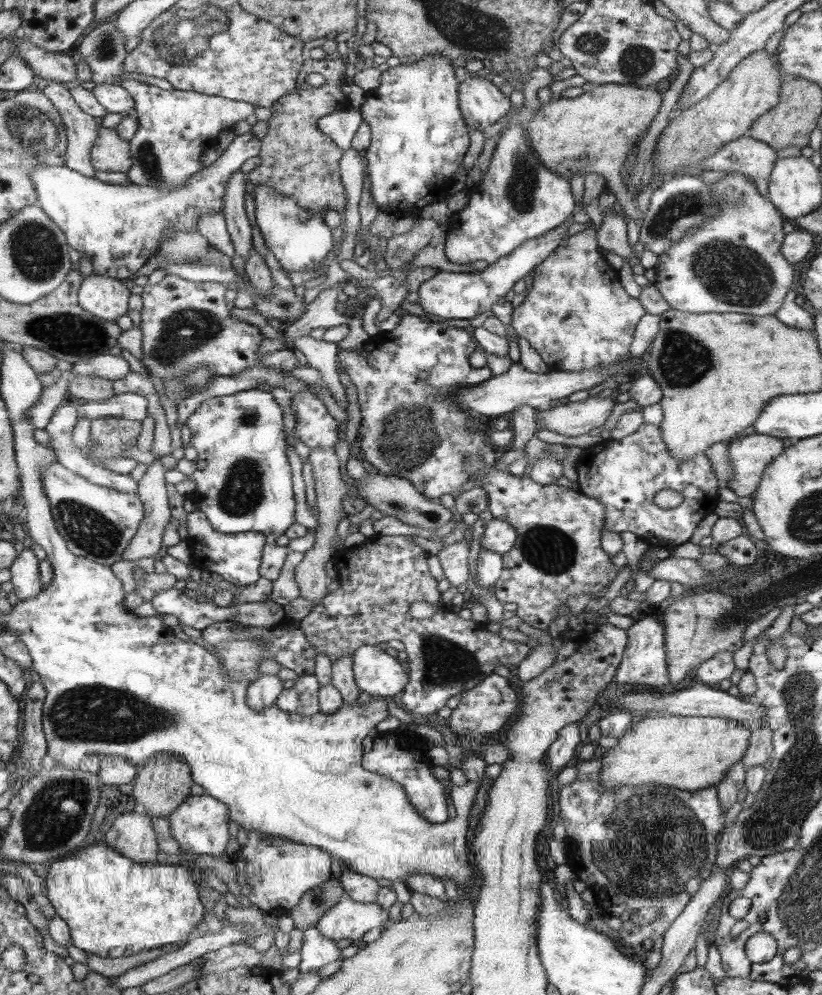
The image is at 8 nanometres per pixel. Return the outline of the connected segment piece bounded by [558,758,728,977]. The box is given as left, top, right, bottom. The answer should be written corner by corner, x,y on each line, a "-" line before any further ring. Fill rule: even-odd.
586,759
582,761
575,761
573,764
578,770
578,776
572,783
564,785
564,787
559,790
560,800
558,800
558,804
560,806
559,818
562,819
566,830
564,842
567,864
570,868
572,868
572,872
576,874
575,880
578,880
580,883
584,881
587,888
590,888
590,890
594,892
596,902
595,907
597,907
601,913
607,913
608,915
618,917
622,920
622,928
618,930
620,940
624,942
626,947
630,947
638,953
641,958
642,965
646,967
646,975
650,977
652,976
652,971
658,968
660,961
662,961
662,939
664,939
664,933
666,933
666,930
670,929
670,926
677,920
680,913
684,911
684,908
690,902
694,893
697,892
700,883
703,880
706,880
713,873
715,860
717,859
717,842
719,841
719,833
725,827
728,819
726,818
726,814
723,814
721,802
719,801
715,787
698,789
696,792
684,791
679,788
669,786
648,786
648,784
645,784
644,786
622,785
620,787
605,789
600,778
601,766
603,765
602,759
-
630,898
650,898
650,900
654,901
656,906
674,906
674,908
664,910
664,920
657,919
651,924
646,924
646,926
639,926
633,924
630,917
634,908
642,908
642,906
628,906
628,900
630,900
-
646,939
651,939
653,941
652,948
649,951
645,951
643,948
643,942

